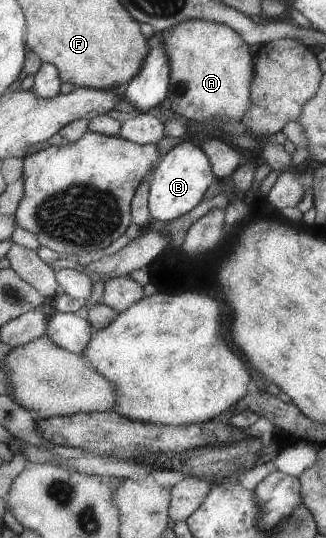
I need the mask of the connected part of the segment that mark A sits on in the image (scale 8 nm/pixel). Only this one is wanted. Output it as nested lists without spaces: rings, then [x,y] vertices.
[[[188,19],[169,30],[155,32],[155,35],[160,35],[170,63],[169,98],[172,100],[174,113],[198,123],[210,123],[220,119],[242,121],[253,102],[250,86],[253,81],[255,57],[250,53],[250,46],[236,31],[221,23]]]

